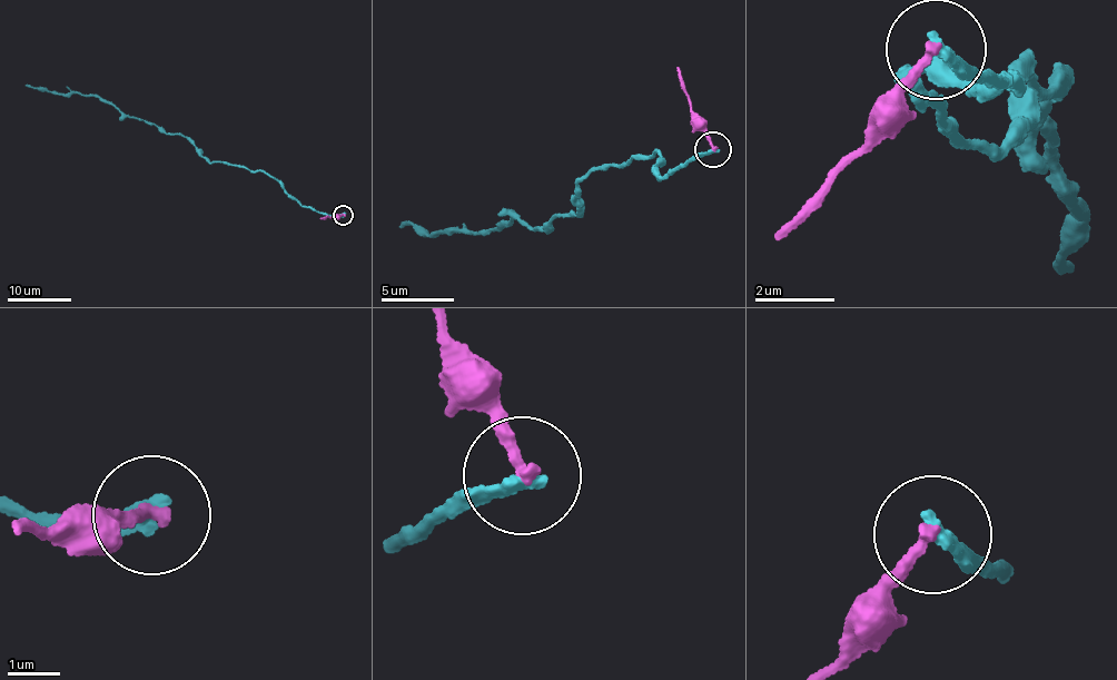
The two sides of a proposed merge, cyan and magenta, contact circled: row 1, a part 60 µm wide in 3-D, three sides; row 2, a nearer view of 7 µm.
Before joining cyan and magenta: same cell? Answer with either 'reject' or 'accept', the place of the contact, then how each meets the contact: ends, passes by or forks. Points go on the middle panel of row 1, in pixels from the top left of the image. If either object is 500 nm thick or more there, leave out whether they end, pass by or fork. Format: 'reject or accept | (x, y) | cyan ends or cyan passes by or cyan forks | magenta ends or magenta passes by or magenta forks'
reject | (713, 149) | cyan ends | magenta ends

